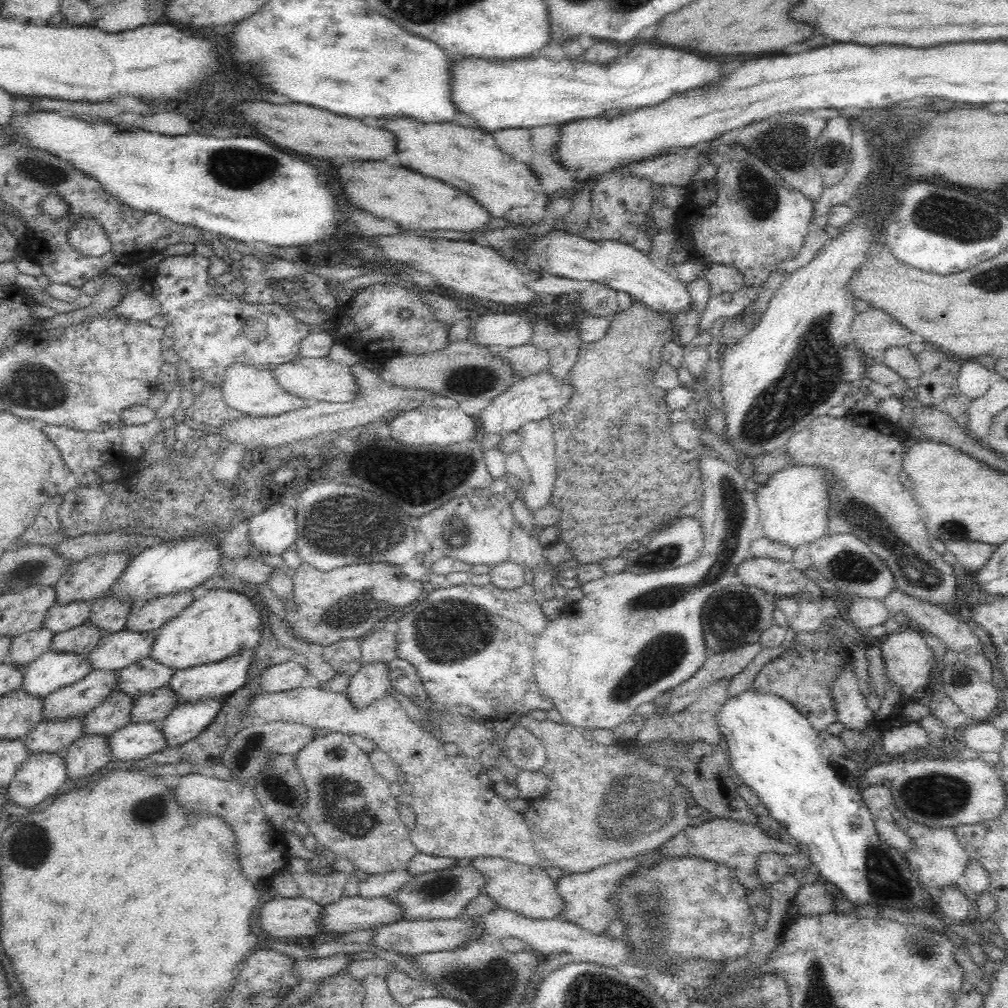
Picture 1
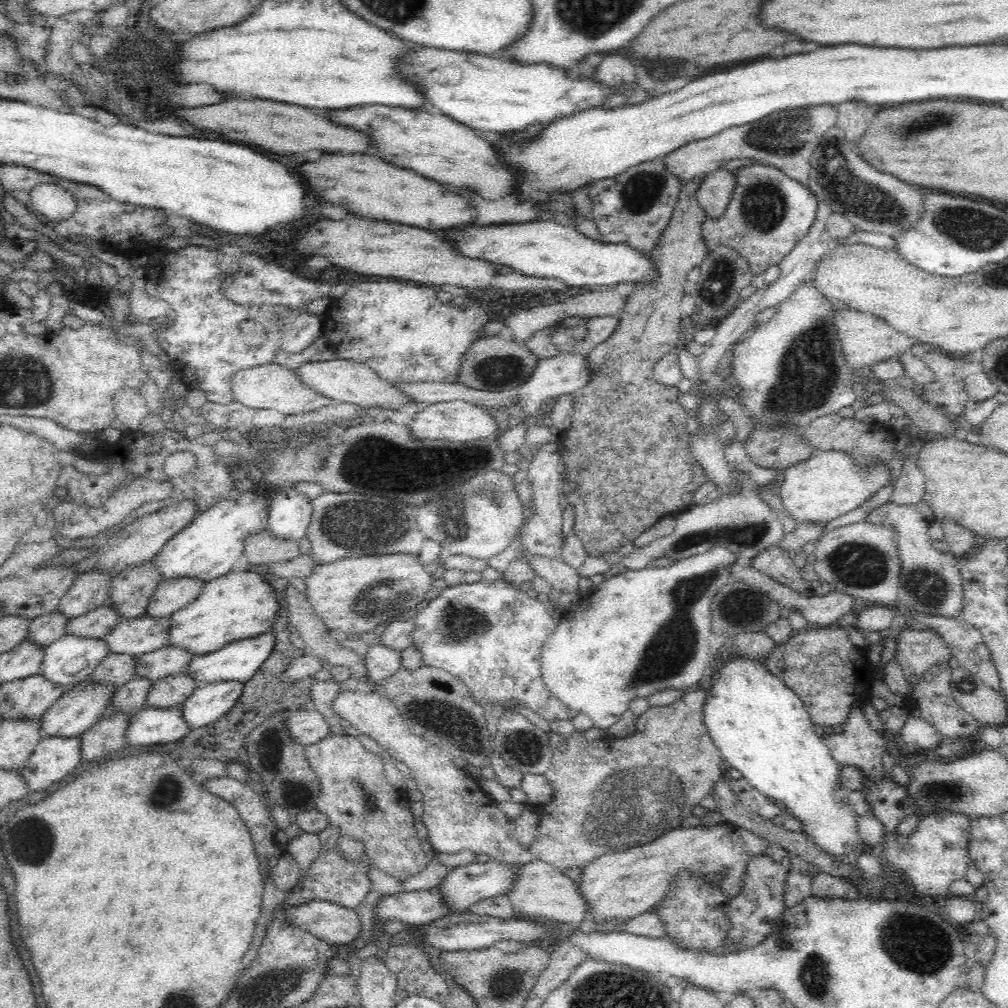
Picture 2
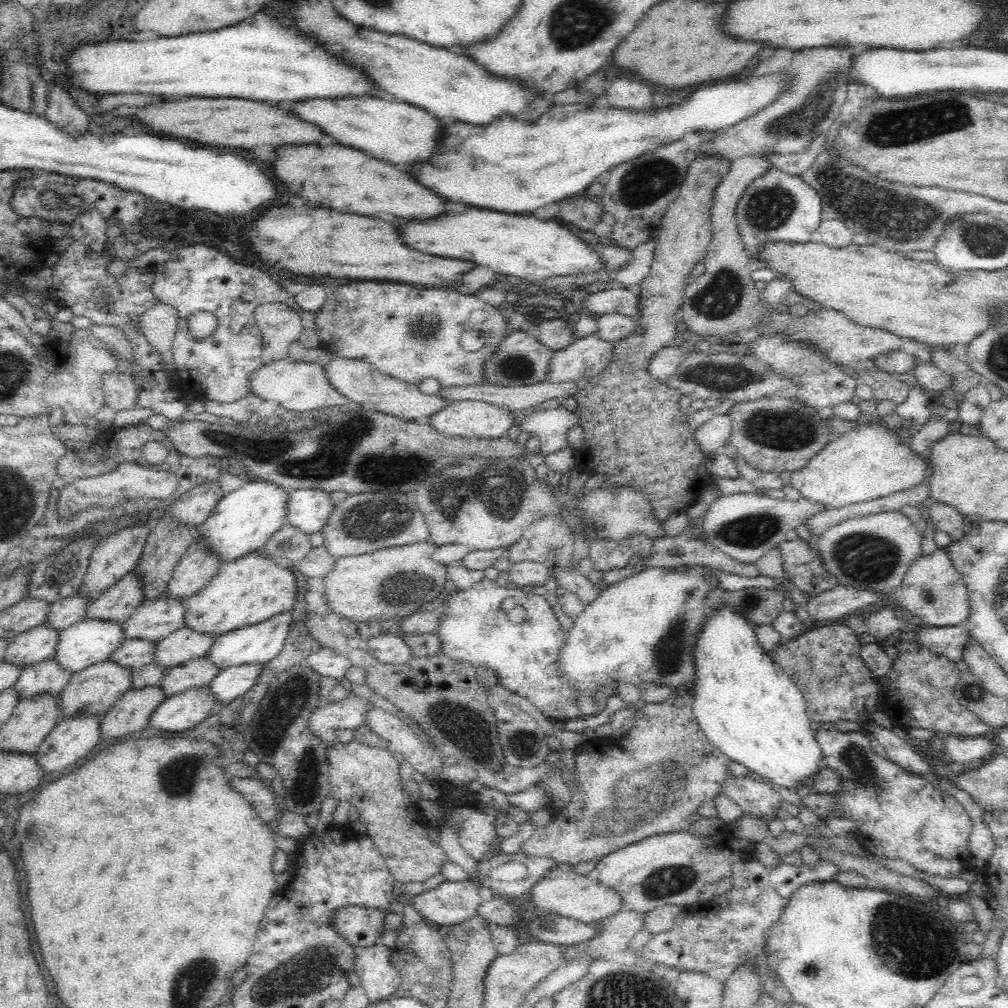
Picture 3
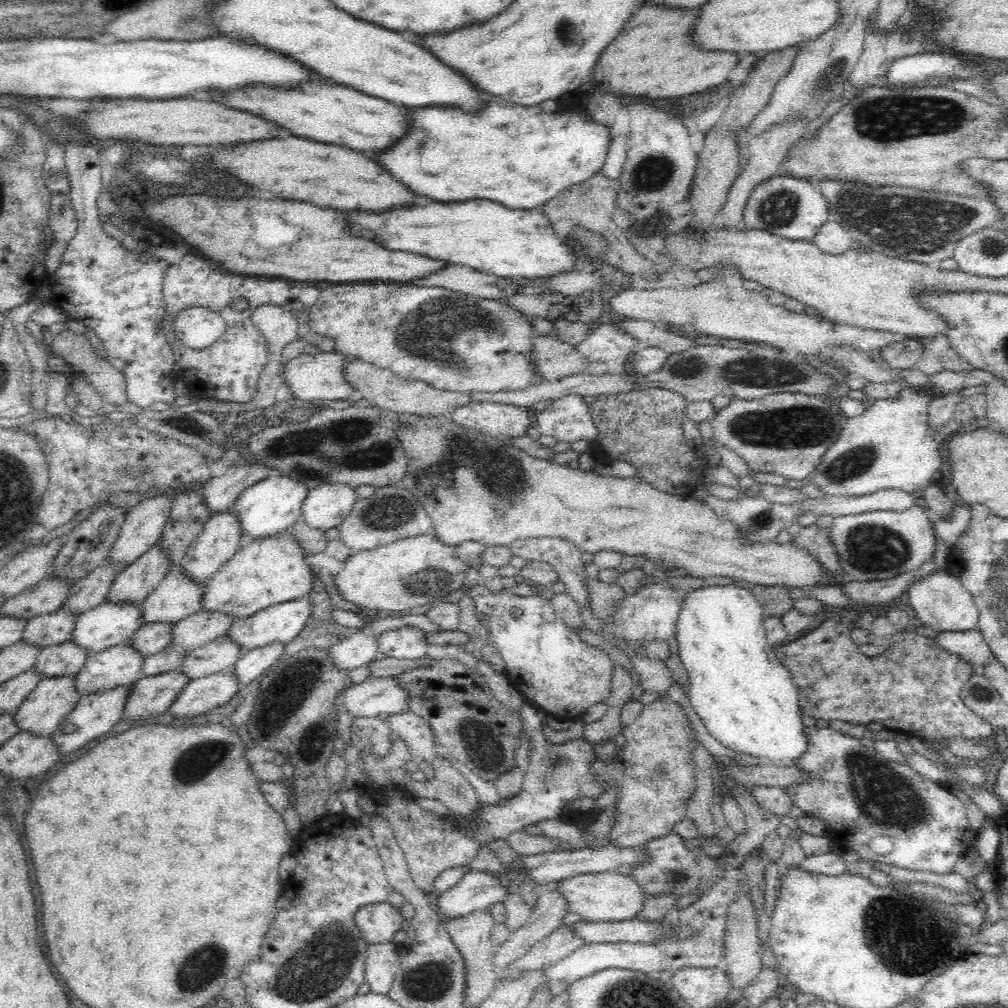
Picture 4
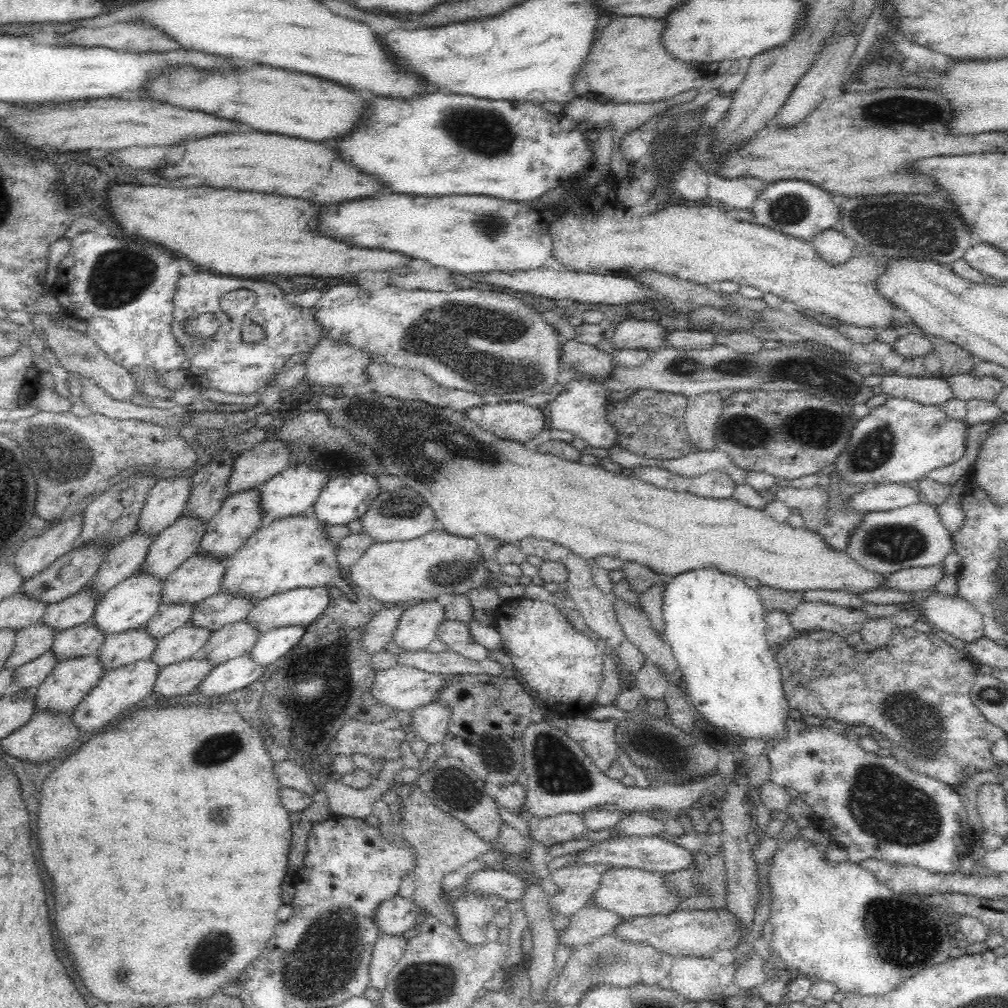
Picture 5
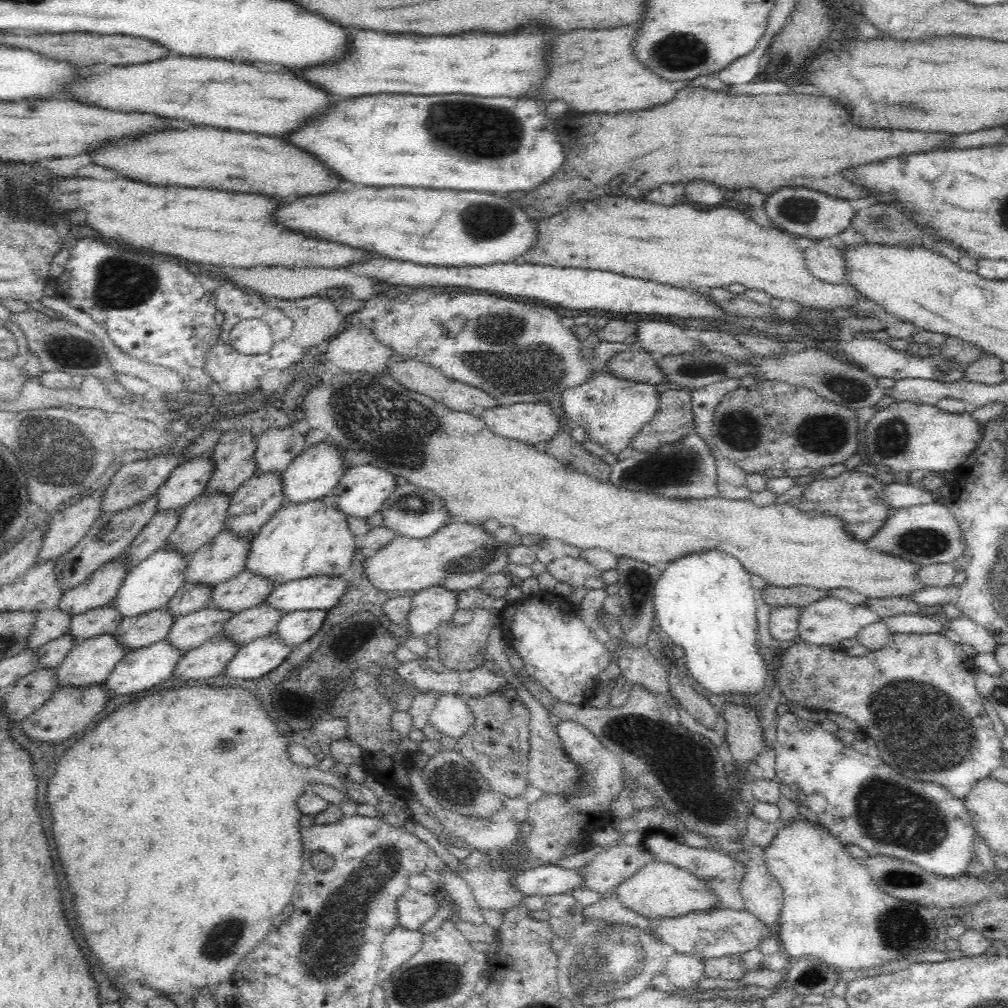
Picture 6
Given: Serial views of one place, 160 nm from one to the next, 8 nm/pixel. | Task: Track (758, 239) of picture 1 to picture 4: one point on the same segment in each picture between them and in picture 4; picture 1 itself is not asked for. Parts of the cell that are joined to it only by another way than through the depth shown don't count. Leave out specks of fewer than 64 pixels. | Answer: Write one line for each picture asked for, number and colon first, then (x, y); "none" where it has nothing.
2: (768, 213)
3: (776, 206)
4: (786, 206)

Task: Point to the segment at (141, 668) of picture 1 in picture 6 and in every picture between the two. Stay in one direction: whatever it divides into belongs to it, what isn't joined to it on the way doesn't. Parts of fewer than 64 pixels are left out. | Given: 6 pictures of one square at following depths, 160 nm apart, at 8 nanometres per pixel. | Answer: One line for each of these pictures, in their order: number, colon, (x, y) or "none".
2: (157, 664)
3: (184, 645)
4: (202, 627)
5: (214, 612)
6: (245, 590)

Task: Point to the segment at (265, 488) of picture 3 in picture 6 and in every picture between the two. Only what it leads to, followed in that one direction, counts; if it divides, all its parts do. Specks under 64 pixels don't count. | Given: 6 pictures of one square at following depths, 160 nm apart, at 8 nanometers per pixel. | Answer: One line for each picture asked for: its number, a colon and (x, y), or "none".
4: (268, 508)
5: (290, 493)
6: (311, 476)

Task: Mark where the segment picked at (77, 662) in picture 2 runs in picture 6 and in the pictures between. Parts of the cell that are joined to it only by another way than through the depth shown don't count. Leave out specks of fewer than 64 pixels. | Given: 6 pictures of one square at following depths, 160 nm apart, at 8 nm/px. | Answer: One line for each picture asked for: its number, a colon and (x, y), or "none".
3: (87, 642)
4: (106, 625)
5: (129, 605)
6: (146, 587)

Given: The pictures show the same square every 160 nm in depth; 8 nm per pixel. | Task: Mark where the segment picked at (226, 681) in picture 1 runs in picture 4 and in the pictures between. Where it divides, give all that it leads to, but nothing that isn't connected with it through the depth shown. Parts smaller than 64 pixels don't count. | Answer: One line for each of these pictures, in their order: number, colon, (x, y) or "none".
2: (237, 662)
3: (259, 644)
4: (279, 624)

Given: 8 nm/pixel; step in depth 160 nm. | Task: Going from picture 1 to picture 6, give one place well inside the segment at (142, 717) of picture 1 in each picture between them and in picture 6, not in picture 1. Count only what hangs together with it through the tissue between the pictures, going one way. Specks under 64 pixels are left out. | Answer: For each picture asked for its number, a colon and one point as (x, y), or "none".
2: (171, 692)
3: (196, 673)
4: (220, 655)
5: (236, 639)
6: (248, 625)

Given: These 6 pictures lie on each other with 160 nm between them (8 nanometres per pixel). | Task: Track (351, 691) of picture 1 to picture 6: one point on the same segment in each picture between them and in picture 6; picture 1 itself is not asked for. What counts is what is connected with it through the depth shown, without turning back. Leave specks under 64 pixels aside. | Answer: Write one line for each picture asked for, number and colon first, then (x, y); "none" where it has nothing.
2: (381, 661)
3: (391, 649)
4: (405, 643)
5: (417, 627)
6: (430, 607)

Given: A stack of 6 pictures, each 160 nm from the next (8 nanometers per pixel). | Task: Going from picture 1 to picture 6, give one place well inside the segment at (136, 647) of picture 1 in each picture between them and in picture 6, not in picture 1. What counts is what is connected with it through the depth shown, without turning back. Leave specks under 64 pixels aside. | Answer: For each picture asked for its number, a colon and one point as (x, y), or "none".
2: (141, 634)
3: (153, 620)
4: (176, 597)
5: (197, 578)
6: (225, 556)

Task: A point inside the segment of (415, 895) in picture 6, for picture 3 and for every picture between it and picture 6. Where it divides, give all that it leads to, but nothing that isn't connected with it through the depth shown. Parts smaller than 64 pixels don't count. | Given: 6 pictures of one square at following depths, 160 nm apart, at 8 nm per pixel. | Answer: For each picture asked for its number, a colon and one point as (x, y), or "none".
3: (361, 926)
4: (377, 922)
5: (394, 916)

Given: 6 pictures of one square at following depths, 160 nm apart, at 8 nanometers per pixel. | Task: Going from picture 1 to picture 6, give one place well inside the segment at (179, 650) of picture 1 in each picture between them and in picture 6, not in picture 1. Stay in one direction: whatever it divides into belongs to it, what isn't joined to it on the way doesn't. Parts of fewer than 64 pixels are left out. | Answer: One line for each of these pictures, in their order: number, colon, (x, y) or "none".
2: (236, 606)
3: (247, 591)
4: (270, 571)
5: (281, 556)
6: (301, 540)

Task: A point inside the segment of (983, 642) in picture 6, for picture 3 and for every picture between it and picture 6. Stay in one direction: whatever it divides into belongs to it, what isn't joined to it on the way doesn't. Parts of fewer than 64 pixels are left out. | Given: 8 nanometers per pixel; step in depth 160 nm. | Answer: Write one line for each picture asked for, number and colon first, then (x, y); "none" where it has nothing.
3: (932, 589)
4: (940, 601)
5: (952, 614)

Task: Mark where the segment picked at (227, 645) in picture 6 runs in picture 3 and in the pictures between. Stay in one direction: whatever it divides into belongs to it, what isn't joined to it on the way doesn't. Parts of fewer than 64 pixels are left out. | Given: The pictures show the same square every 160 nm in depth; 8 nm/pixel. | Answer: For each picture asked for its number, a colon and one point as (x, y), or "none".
3: (133, 709)
4: (150, 696)
5: (174, 680)

